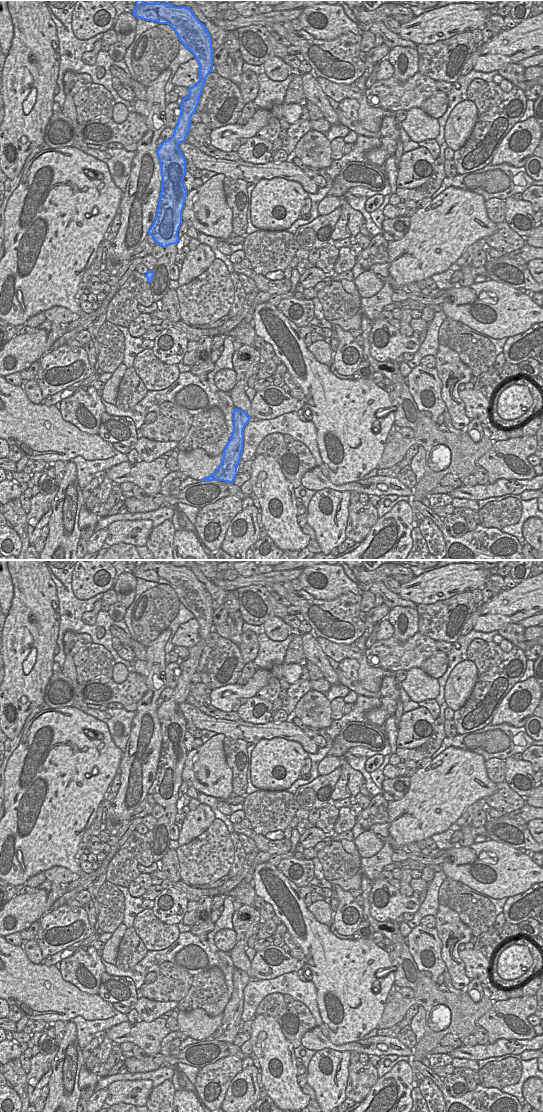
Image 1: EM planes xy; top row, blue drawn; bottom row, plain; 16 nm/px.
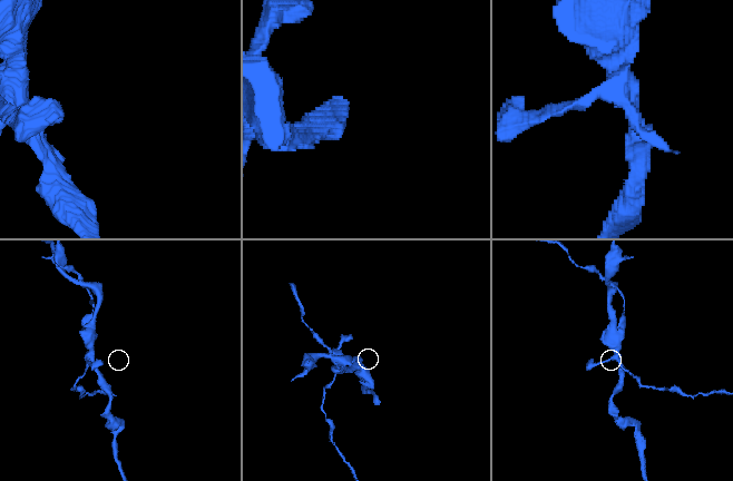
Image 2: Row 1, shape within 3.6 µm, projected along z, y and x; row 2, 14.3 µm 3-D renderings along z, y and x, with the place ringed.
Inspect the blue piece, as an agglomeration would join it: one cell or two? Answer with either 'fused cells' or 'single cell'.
fused cells

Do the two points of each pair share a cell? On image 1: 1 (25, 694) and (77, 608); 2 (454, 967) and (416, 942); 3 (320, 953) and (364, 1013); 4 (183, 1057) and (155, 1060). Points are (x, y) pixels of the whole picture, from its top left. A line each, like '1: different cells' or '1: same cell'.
1: different cells
2: different cells
3: same cell
4: same cell

